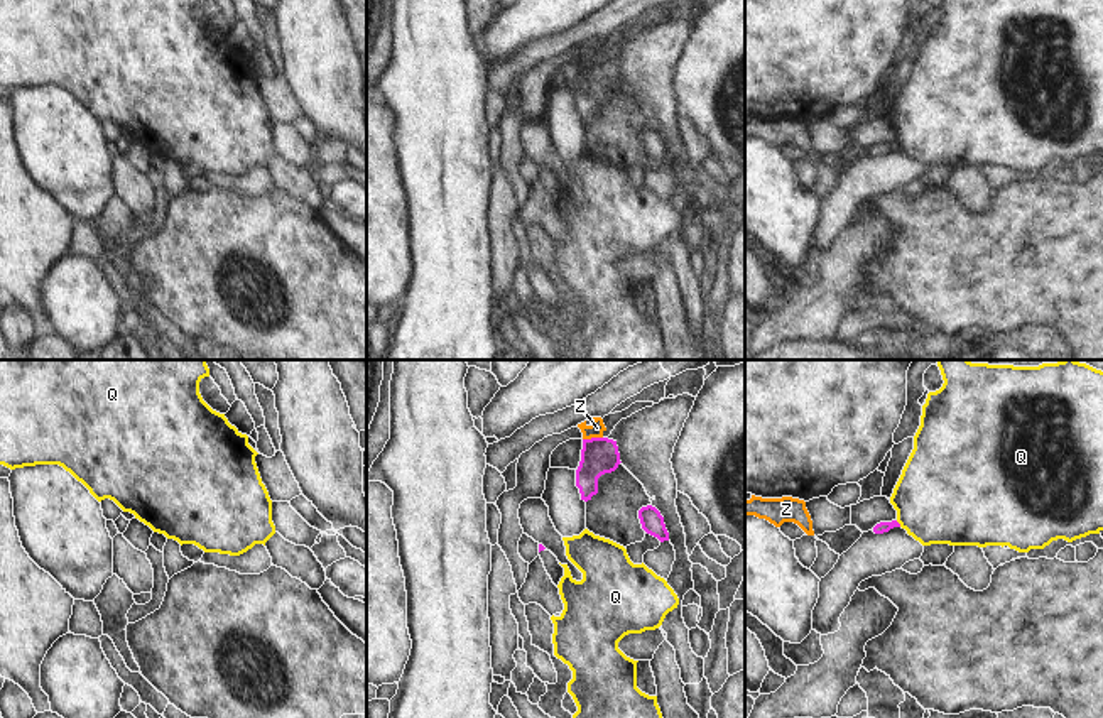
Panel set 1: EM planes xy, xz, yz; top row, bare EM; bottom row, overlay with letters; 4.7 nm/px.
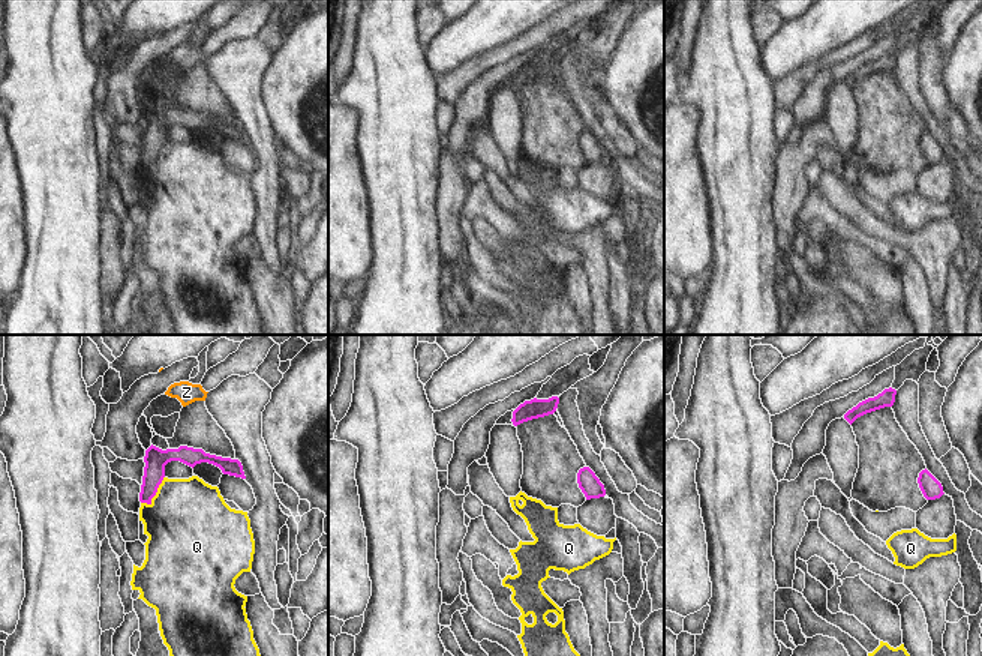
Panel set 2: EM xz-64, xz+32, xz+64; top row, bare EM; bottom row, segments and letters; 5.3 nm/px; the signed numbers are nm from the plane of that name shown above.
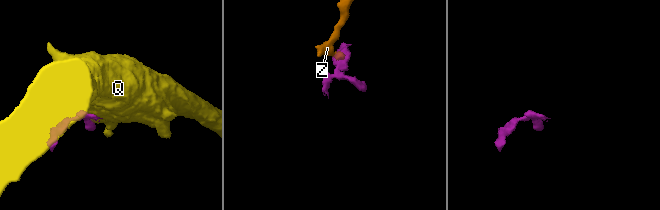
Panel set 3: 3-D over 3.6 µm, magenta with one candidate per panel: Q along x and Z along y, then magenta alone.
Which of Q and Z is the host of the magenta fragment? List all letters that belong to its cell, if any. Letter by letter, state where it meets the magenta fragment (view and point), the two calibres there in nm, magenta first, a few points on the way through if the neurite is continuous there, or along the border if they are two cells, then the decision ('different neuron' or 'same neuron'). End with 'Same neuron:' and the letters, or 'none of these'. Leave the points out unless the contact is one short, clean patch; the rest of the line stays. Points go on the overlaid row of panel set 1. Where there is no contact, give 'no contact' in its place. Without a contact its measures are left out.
Q: meets magenta in yz at (899, 524); 50 nm thick on the magenta side, 460 nm on the other; border along yz (896, 521), (901, 526); different neuron
Z: meets magenta in xz at (592, 438); 180 nm thick on the magenta side, 70 nm on the other; border along xz (602, 436), (583, 440); different neuron
Same neuron: none of these

